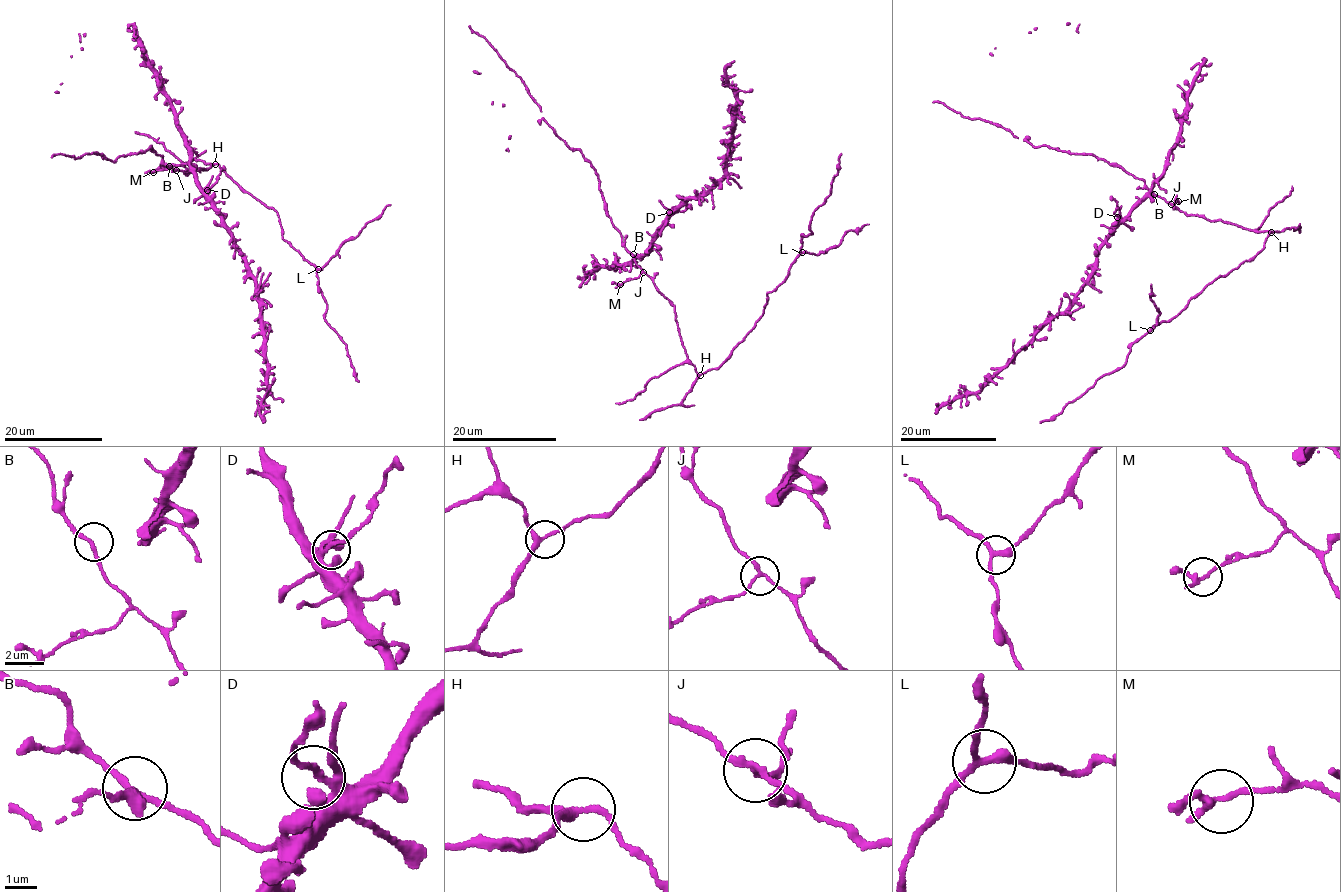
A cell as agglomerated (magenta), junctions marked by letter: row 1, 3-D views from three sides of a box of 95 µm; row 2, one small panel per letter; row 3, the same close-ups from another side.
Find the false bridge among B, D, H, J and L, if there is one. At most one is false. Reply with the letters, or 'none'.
J

